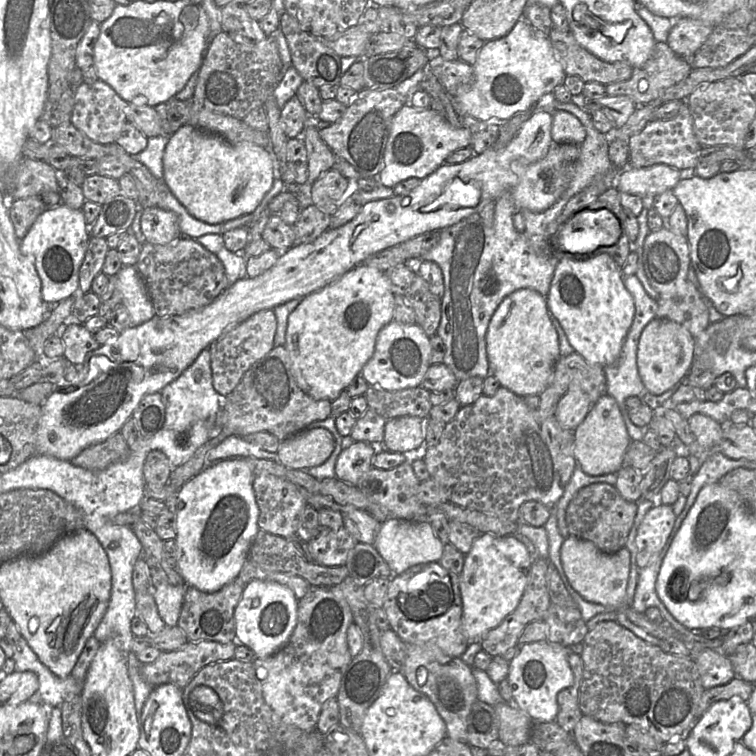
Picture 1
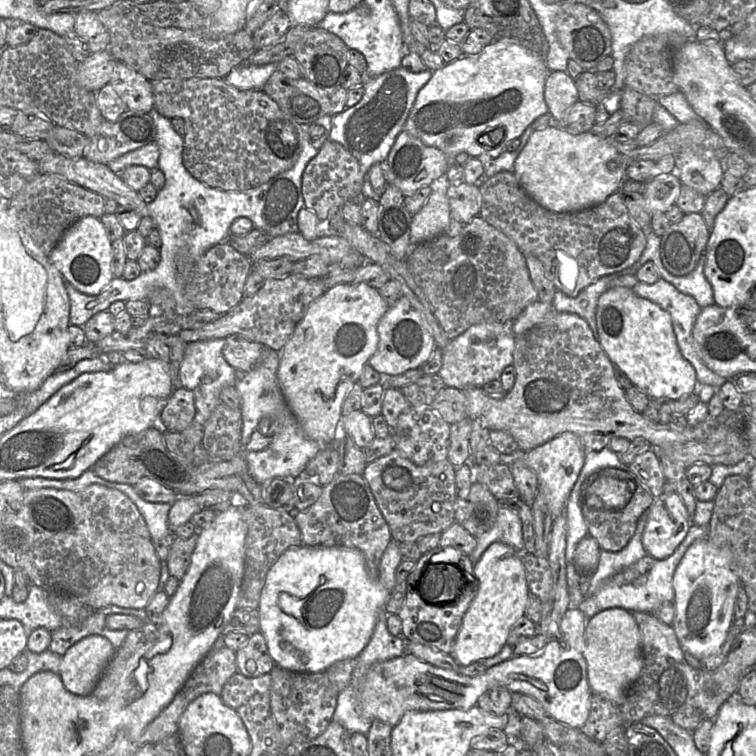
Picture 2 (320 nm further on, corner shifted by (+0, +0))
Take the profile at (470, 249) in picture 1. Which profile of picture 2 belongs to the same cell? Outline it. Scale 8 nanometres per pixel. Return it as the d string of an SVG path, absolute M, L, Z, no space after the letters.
M513 321L477 323L451 340L443 350L442 365L437 373L446 386L466 390L482 387L492 380L499 380L506 366L513 363L516 337Z

